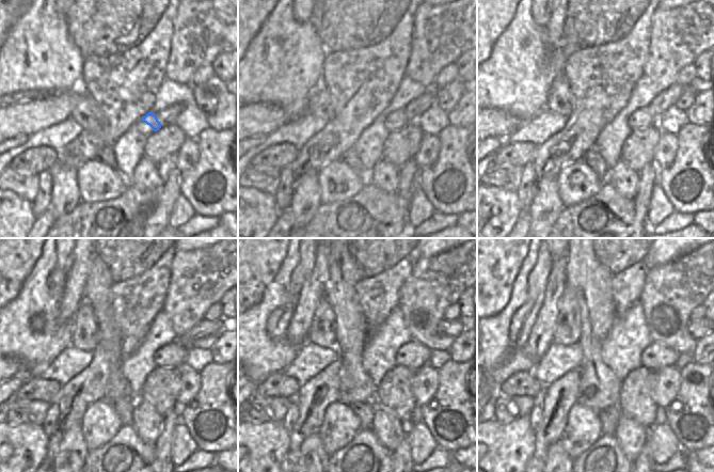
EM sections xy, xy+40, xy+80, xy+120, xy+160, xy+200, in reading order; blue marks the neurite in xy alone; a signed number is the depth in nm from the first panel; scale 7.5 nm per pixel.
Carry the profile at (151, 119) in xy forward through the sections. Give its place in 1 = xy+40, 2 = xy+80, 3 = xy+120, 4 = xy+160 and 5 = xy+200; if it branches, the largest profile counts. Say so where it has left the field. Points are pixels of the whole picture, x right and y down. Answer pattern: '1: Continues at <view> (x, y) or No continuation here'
1: Continues at xy+40 (397, 120)
2: Continues at xy+80 (643, 118)
3: Continues at xy+120 (172, 356)
4: Continues at xy+160 (413, 355)
5: Continues at xy+200 (656, 356).

